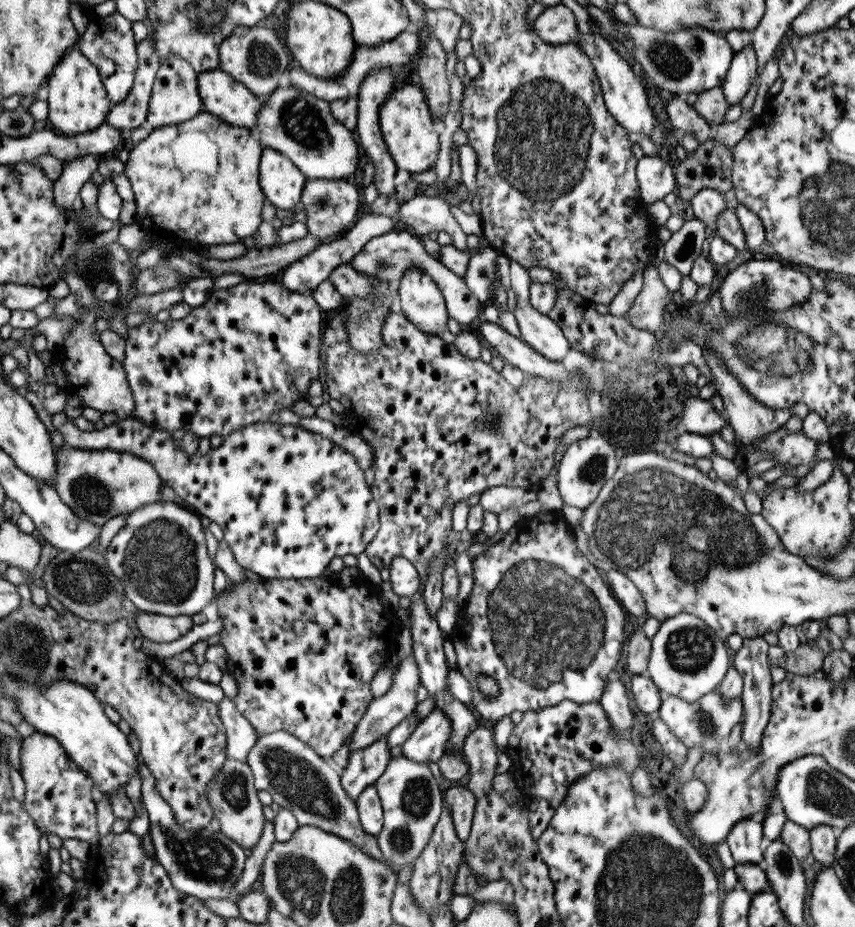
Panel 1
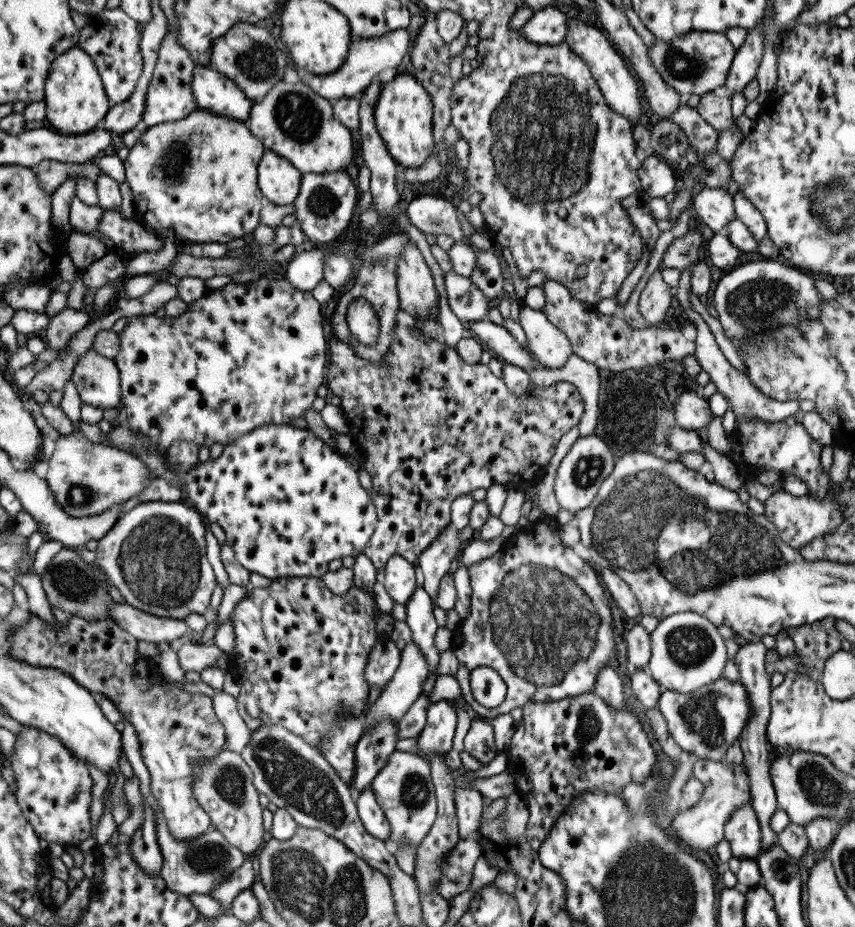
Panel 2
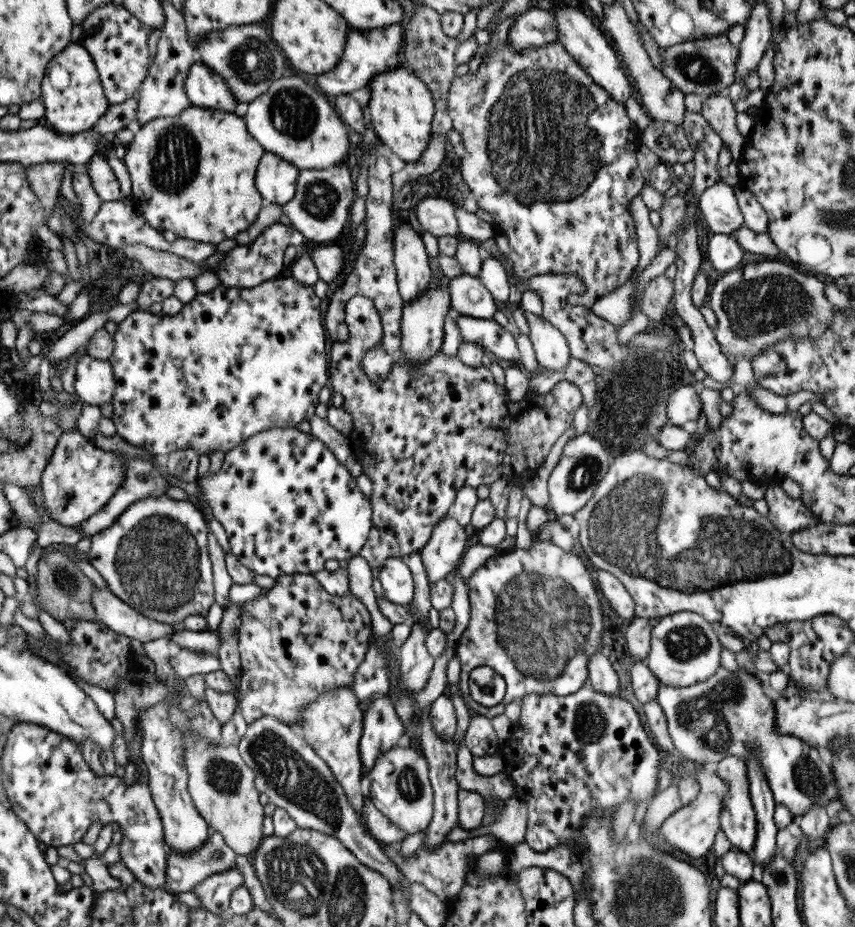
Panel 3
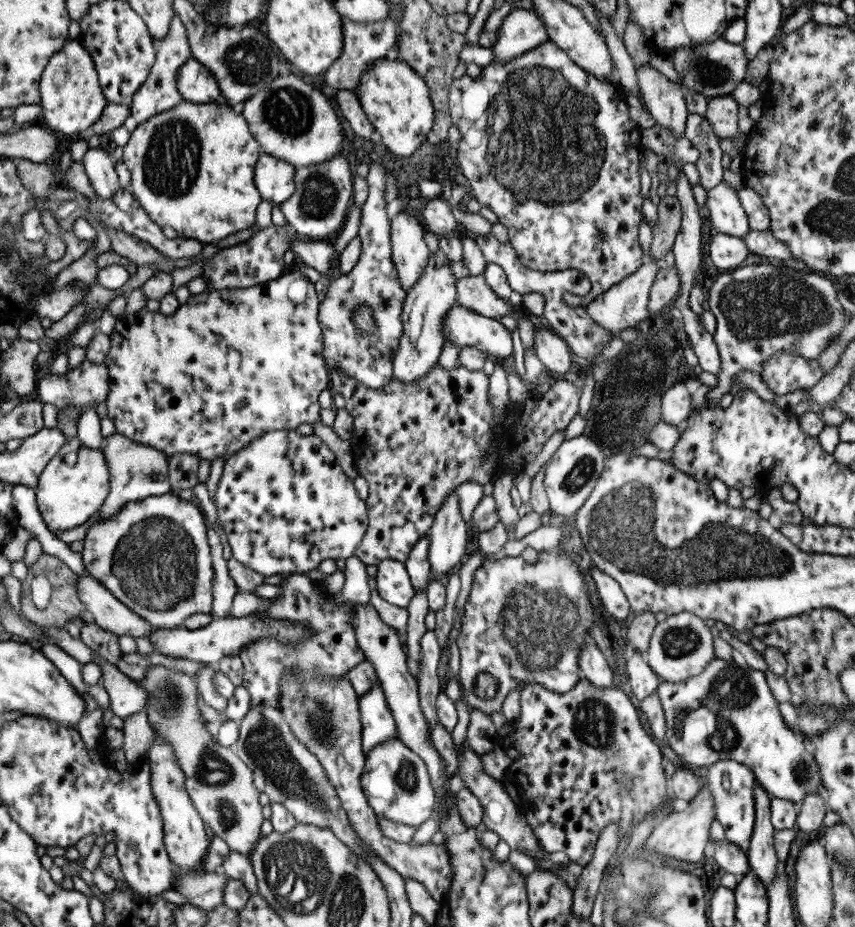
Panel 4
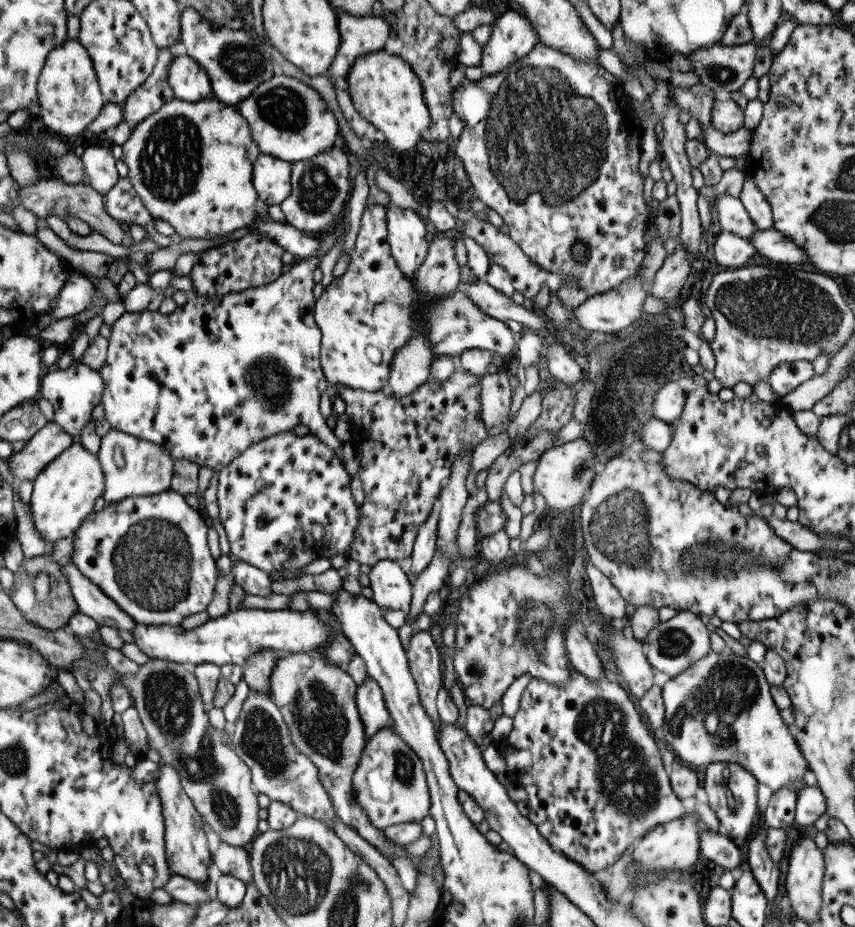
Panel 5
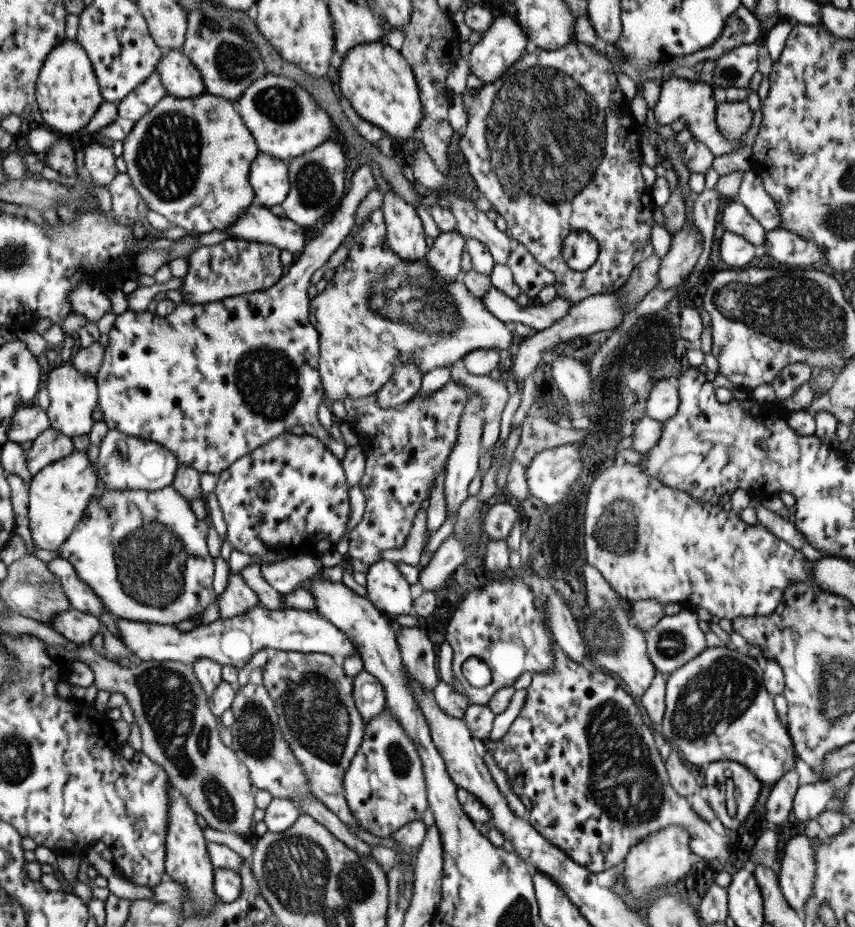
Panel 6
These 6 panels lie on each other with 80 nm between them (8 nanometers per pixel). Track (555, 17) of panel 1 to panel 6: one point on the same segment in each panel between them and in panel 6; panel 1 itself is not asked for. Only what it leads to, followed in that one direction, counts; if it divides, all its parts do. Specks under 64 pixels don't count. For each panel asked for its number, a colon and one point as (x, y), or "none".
2: (546, 26)
3: (534, 27)
4: (521, 31)
5: (511, 37)
6: (500, 45)

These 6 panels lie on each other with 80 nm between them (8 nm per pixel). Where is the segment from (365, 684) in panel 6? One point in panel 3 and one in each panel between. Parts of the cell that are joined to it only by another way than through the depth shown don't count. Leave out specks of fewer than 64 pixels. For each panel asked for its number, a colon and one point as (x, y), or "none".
3: (381, 729)
4: (376, 722)
5: (370, 706)

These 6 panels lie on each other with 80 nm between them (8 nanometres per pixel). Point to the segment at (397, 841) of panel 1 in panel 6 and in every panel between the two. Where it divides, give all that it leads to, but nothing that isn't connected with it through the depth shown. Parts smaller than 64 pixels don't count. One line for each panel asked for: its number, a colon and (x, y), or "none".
2: (403, 789)
3: (399, 788)
4: (394, 781)
5: (389, 784)
6: (384, 787)

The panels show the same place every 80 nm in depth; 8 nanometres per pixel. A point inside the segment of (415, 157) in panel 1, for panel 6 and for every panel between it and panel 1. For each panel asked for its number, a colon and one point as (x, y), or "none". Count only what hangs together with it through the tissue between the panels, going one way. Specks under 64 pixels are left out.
2: (402, 114)
3: (400, 108)
4: (394, 99)
5: (384, 91)
6: (376, 80)

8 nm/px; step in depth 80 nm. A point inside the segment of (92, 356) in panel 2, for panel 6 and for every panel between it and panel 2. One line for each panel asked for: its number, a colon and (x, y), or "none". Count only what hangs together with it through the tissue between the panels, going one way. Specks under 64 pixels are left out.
3: (93, 383)
4: (85, 385)
5: (72, 392)
6: (72, 396)

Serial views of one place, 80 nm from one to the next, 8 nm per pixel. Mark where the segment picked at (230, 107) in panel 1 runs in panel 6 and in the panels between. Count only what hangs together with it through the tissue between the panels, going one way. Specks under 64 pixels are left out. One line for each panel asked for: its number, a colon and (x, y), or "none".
2: (211, 91)
3: (203, 88)
4: (195, 84)
5: (187, 80)
6: (179, 78)

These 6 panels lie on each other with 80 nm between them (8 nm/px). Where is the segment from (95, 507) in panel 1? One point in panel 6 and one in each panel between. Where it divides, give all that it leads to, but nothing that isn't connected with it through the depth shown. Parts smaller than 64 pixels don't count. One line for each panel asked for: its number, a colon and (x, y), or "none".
2: (85, 479)
3: (78, 479)
4: (75, 482)
5: (62, 495)
6: (57, 494)

